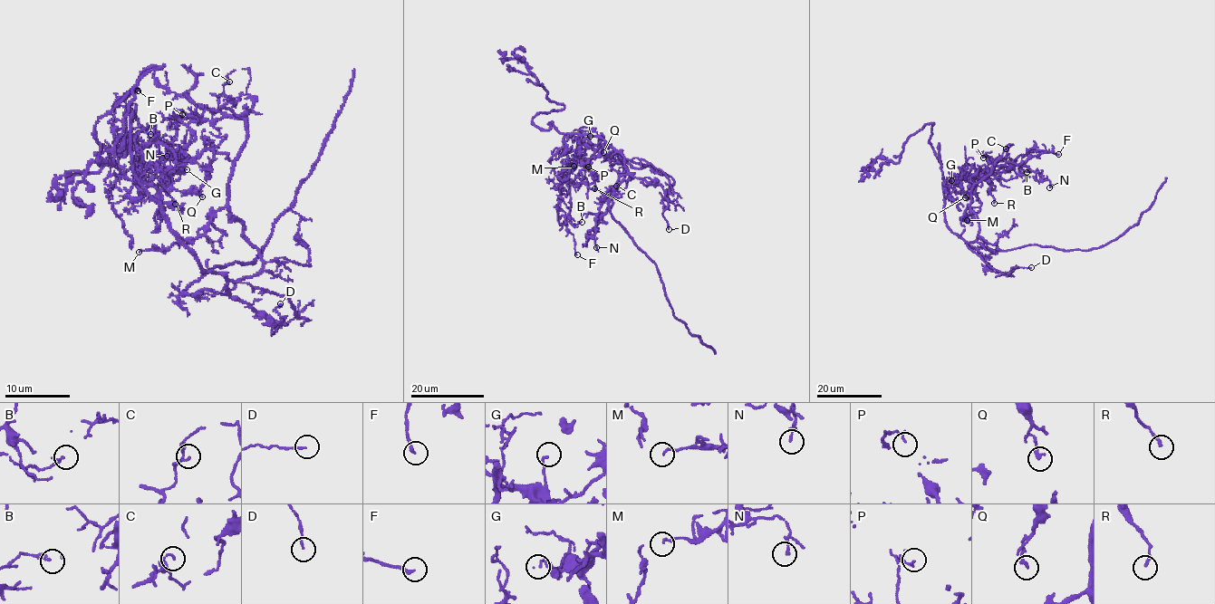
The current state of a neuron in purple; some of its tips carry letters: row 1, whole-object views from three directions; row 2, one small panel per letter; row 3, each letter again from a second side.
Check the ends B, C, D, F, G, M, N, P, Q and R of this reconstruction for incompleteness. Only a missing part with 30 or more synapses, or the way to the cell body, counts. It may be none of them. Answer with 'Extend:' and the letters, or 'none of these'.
Extend: none of these

